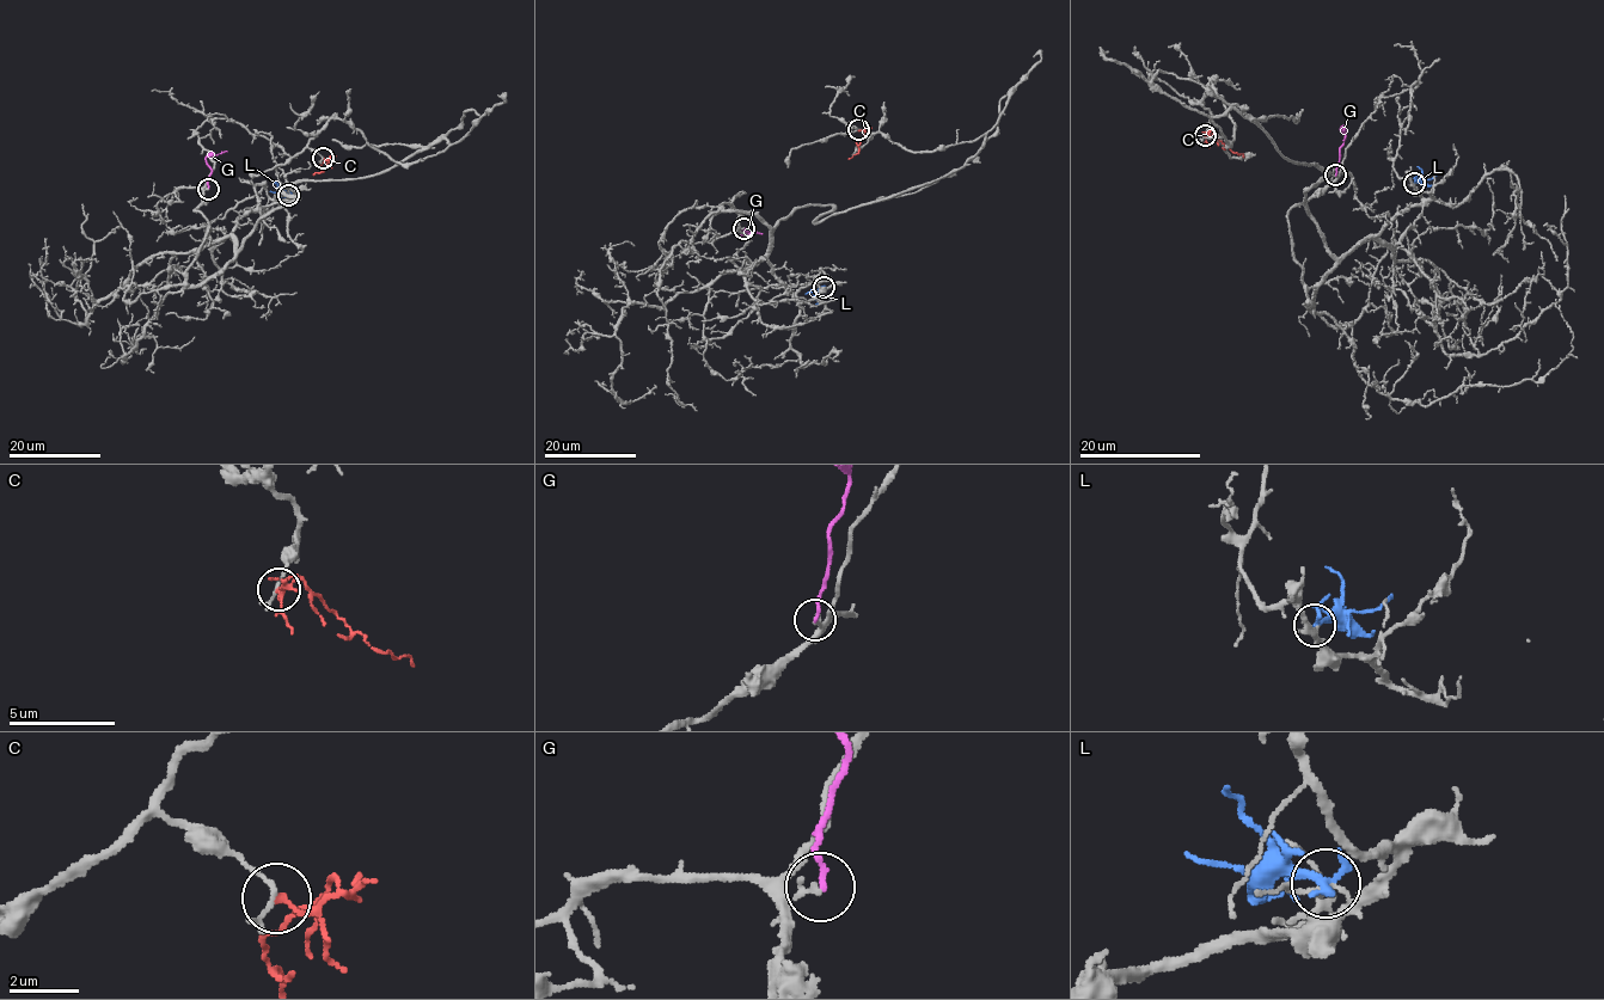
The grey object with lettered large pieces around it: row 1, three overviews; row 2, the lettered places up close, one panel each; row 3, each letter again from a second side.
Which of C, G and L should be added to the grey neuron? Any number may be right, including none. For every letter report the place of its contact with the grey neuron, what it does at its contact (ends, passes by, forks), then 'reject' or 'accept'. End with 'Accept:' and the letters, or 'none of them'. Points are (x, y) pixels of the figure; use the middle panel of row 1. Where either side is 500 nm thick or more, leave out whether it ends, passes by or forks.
C: contact (858, 129); it ends; reject
G: contact (744, 228); it ends; reject
L: contact (824, 287); it ends; reject
Accept: none of them

